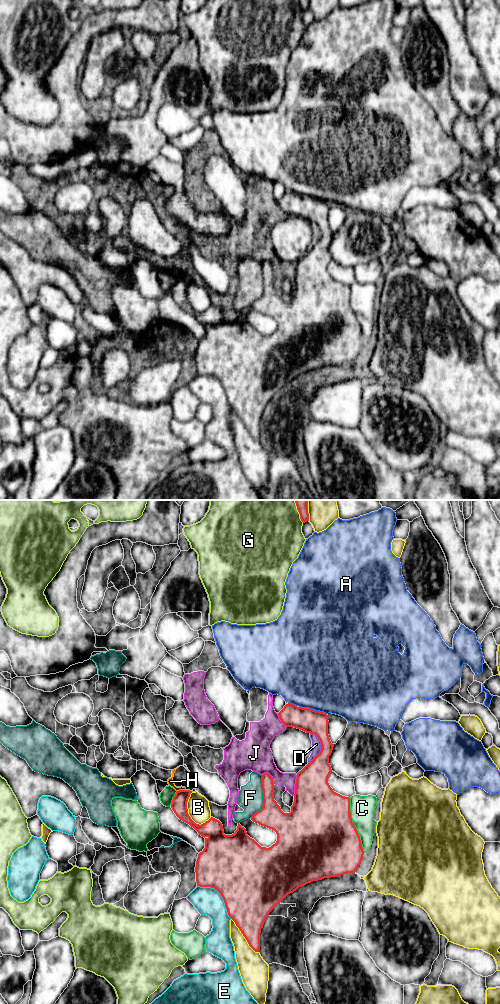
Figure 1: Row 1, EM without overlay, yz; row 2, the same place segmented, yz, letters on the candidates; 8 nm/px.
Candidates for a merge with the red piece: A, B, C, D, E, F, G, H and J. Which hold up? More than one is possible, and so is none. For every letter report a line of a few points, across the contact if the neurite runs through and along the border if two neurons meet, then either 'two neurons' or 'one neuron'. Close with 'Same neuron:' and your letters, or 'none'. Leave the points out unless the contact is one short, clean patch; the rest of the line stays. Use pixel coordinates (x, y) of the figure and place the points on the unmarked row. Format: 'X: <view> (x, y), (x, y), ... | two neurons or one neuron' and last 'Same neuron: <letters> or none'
A: two neurons
B: two neurons
C: two neurons
D: two neurons
E: two neurons
F: two neurons
G: two neurons
H: yz (185, 277), (177, 279) | two neurons
J: two neurons
Same neuron: none

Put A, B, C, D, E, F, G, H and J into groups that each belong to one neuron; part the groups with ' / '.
A E / B / C / D H J / F / G

